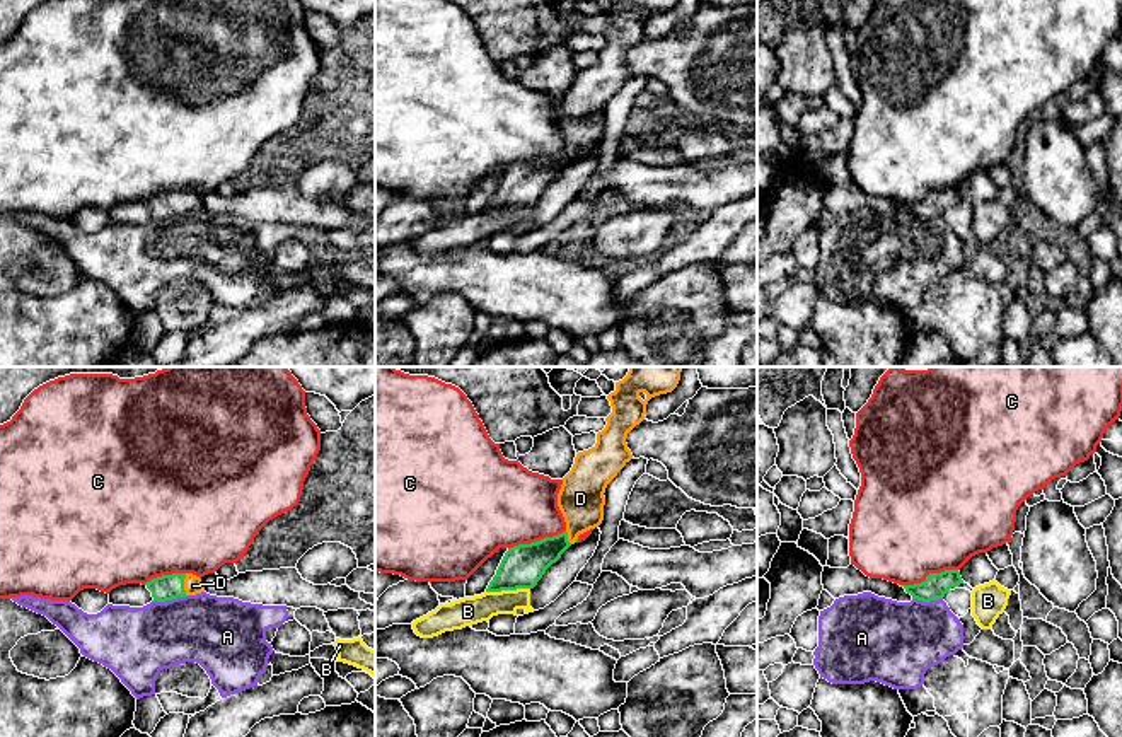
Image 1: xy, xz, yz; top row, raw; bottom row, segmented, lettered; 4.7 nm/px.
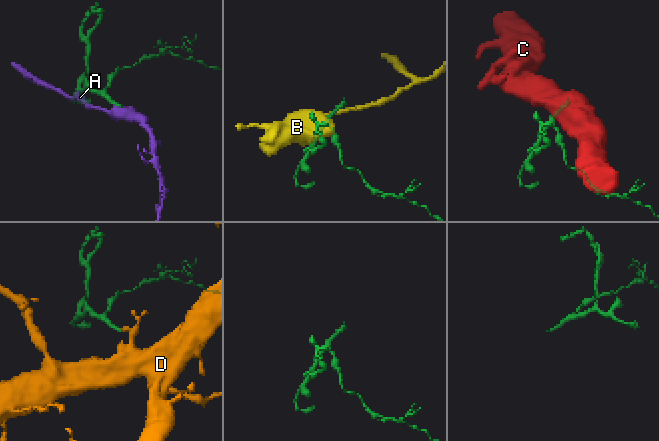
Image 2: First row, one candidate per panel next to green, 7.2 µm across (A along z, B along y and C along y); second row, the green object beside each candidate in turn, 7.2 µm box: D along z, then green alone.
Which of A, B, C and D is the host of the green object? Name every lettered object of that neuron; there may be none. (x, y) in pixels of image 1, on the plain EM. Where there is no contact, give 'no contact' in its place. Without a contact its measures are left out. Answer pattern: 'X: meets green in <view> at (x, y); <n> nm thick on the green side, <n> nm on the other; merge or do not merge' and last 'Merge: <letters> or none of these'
A: meets green in xy at (169, 217); 120 nm thick on the green side, 340 nm on the other; do not merge
B: meets green in xz at (507, 207); 200 nm thick on the green side, 140 nm on the other; do not merge
C: meets green in xz at (536, 159); 200 nm thick on the green side, 420 nm on the other; do not merge
D: meets green in xy at (183, 202); 120 nm thick on the green side, 90 nm on the other; merge
Merge: D

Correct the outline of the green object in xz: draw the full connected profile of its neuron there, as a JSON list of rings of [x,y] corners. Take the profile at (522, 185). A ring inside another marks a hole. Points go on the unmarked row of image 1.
[[[616,0],[616,9],[607,14],[612,31],[605,36],[605,46],[597,51],[592,67],[576,72],[571,89],[563,96],[558,125],[566,148],[510,165],[486,210],[534,206],[580,152],[602,142],[605,106],[633,77],[626,61],[628,51],[646,36],[648,19],[672,10],[677,2]]]

